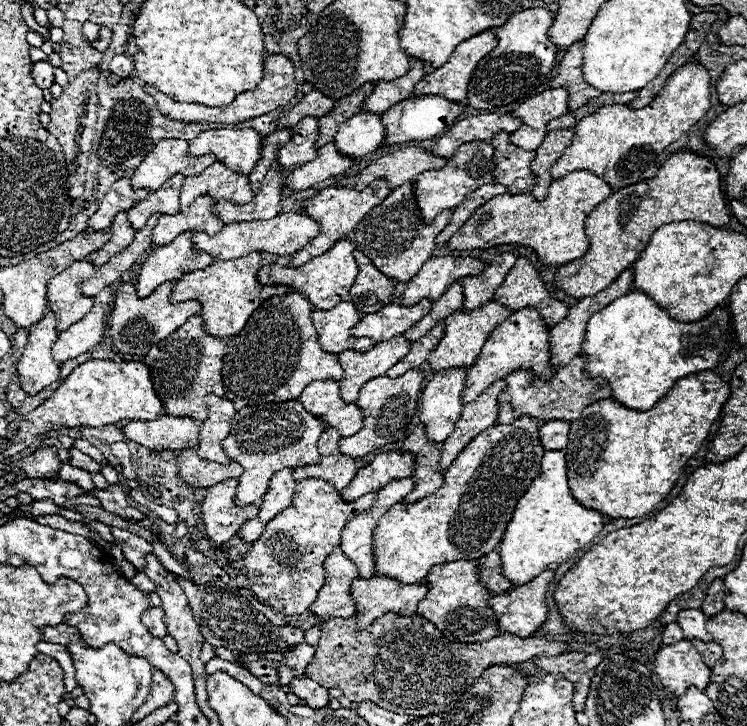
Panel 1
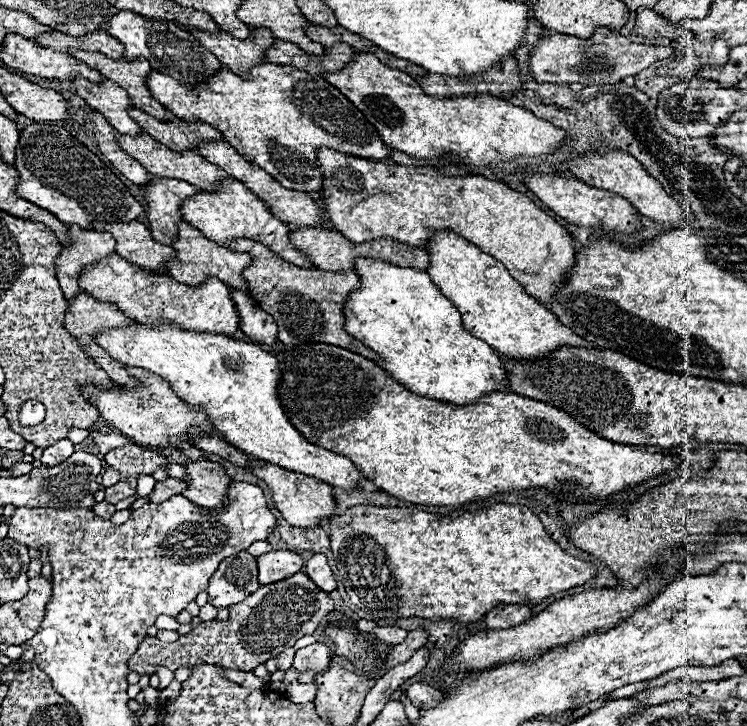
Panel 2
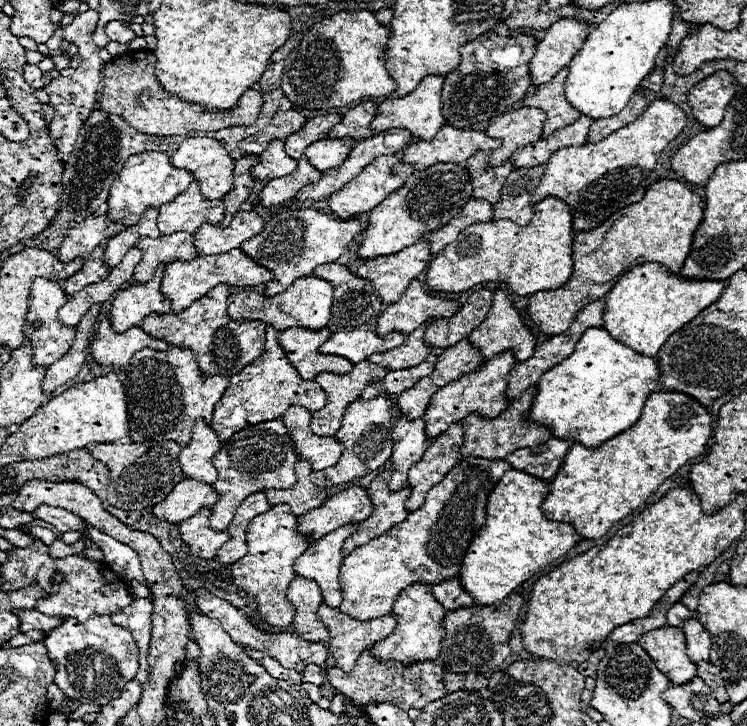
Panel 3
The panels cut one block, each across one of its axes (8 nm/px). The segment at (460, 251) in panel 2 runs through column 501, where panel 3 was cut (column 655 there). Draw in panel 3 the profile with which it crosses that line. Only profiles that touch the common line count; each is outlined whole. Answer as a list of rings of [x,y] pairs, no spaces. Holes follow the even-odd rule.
[[[644,262],[628,270],[606,294],[602,326],[632,350],[654,356],[668,340],[668,336],[680,330],[686,322],[694,320],[704,308],[714,304],[722,296],[724,288],[726,282],[680,278],[680,274],[670,274],[662,264]]]

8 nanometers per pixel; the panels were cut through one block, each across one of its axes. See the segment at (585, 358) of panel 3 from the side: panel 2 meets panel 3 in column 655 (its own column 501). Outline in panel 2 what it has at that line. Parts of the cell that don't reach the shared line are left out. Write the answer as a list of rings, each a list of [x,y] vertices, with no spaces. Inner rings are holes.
[[[358,258],[356,272],[362,280],[360,290],[348,296],[348,306],[344,306],[344,316],[348,318],[346,330],[354,338],[360,338],[366,346],[372,346],[380,354],[378,366],[398,378],[402,386],[416,392],[418,396],[442,400],[454,406],[468,406],[492,392],[504,392],[508,386],[508,374],[500,356],[480,338],[472,336],[462,326],[462,316],[456,306],[438,290],[430,276],[422,270],[400,268],[386,264],[382,260]]]

